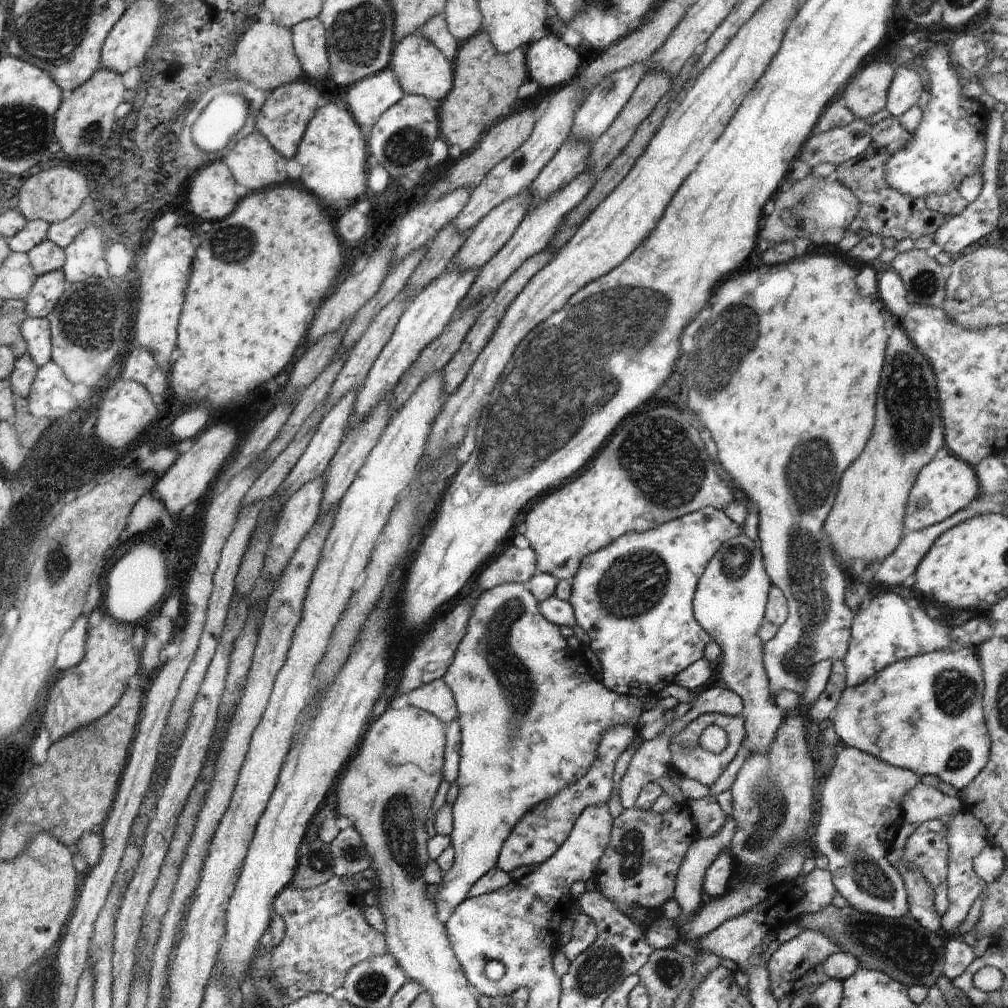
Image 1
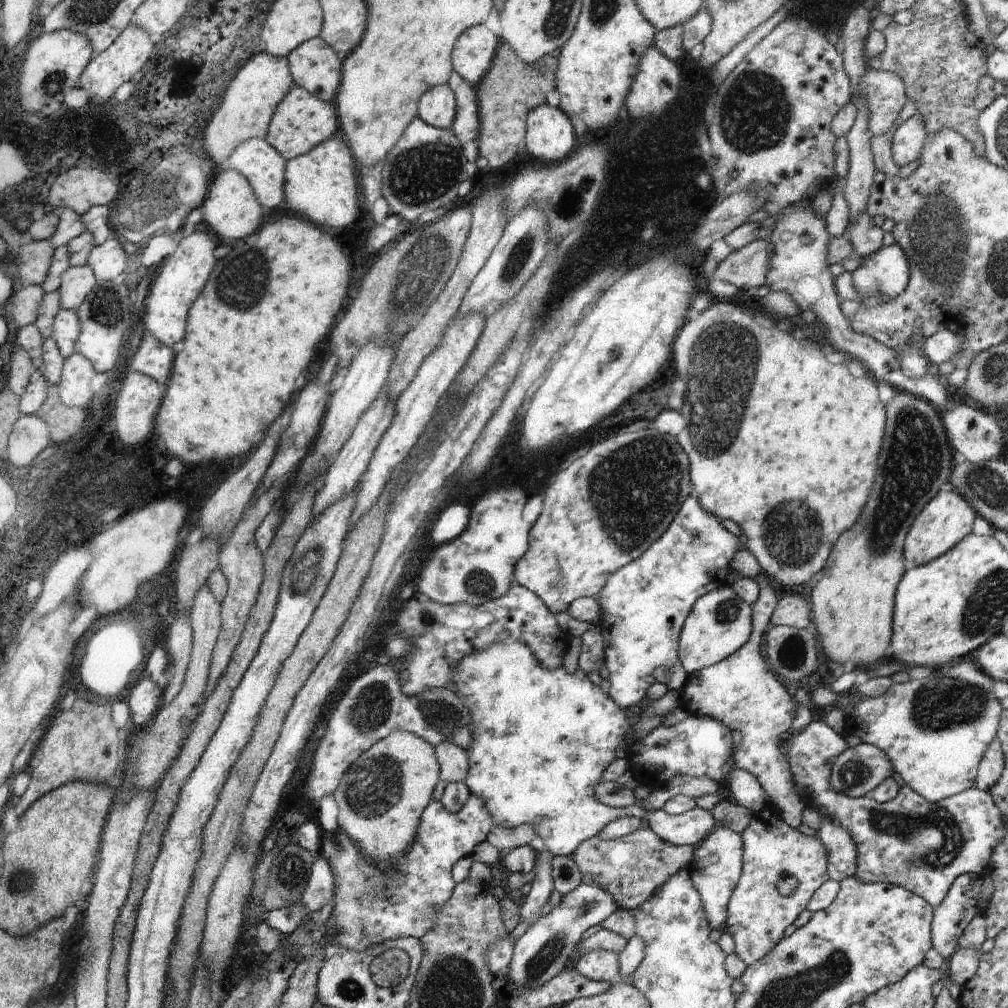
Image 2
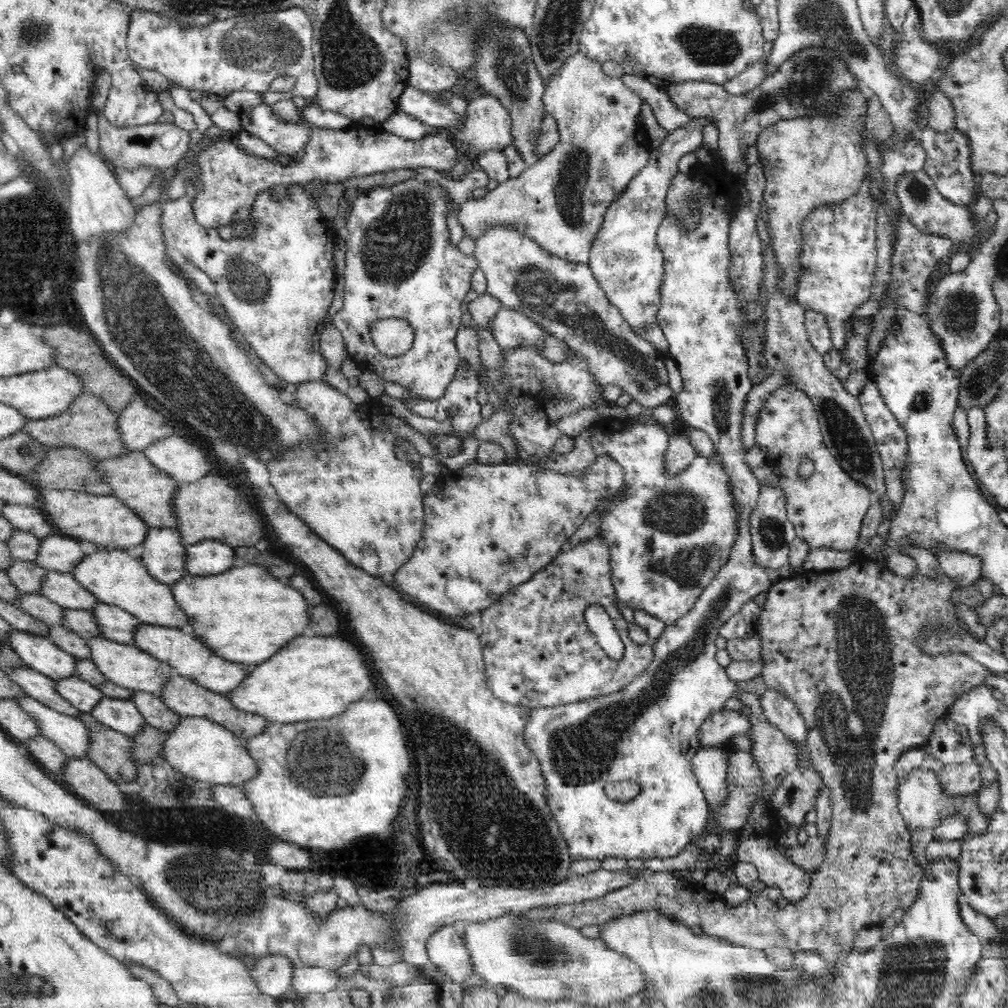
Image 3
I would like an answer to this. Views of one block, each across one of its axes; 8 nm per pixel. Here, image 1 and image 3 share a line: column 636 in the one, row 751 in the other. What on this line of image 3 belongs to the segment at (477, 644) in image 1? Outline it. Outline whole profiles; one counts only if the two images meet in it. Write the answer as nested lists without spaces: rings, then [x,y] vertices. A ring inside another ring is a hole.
[[[723,745],[698,749],[691,758],[692,770],[704,791],[708,805],[715,810],[727,797],[726,775],[730,753],[723,749]]]

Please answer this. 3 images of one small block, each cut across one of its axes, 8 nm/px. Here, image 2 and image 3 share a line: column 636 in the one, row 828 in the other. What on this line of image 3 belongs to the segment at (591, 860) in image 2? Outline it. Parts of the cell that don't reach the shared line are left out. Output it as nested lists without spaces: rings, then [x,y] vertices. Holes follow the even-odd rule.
[[[863,556],[855,559],[855,562],[850,564],[848,568],[832,571],[808,571],[803,570],[796,576],[788,579],[776,581],[776,584],[770,588],[766,596],[766,604],[762,607],[760,620],[758,620],[758,632],[761,636],[762,649],[761,656],[763,662],[763,669],[761,676],[765,680],[767,690],[777,690],[783,692],[800,711],[802,719],[806,722],[807,745],[808,752],[811,758],[811,764],[823,777],[823,782],[830,789],[830,801],[832,801],[832,818],[829,828],[829,835],[825,845],[825,860],[811,875],[811,884],[808,888],[808,894],[796,902],[796,904],[787,904],[784,908],[776,908],[775,902],[768,897],[766,890],[760,892],[758,896],[749,896],[744,902],[738,906],[728,908],[724,899],[719,894],[708,892],[702,884],[694,884],[692,882],[685,882],[679,879],[674,871],[651,871],[646,868],[635,872],[635,879],[632,884],[624,888],[616,889],[608,892],[607,895],[601,896],[594,900],[584,900],[584,902],[572,902],[572,904],[558,904],[558,906],[542,906],[542,908],[532,908],[524,916],[521,916],[521,921],[527,920],[559,920],[568,926],[574,928],[582,928],[583,926],[592,926],[592,924],[606,924],[612,919],[623,915],[624,913],[637,913],[640,911],[658,911],[664,916],[674,919],[674,921],[682,921],[684,925],[690,928],[702,928],[703,933],[708,936],[718,937],[720,940],[726,940],[731,945],[744,945],[755,949],[772,948],[772,946],[783,946],[789,948],[792,952],[813,952],[819,953],[824,960],[829,960],[831,964],[836,965],[836,962],[849,954],[854,948],[856,935],[867,927],[878,926],[884,922],[896,908],[902,908],[906,913],[908,908],[916,902],[918,892],[920,892],[920,882],[924,876],[924,867],[920,865],[911,849],[911,830],[908,830],[907,824],[904,822],[903,816],[898,808],[898,774],[896,774],[896,767],[894,764],[898,762],[898,758],[906,751],[914,748],[922,748],[928,739],[932,736],[934,726],[944,717],[947,717],[949,708],[954,704],[964,692],[968,692],[971,688],[984,685],[986,674],[988,670],[984,665],[978,661],[968,657],[964,653],[945,653],[944,655],[928,655],[918,649],[918,638],[924,632],[933,632],[935,625],[950,626],[955,624],[963,624],[966,633],[975,636],[973,632],[968,630],[962,619],[955,609],[955,592],[960,587],[956,582],[952,581],[945,573],[939,580],[932,580],[921,576],[918,571],[910,577],[900,577],[887,567],[884,562],[878,560],[869,560]]]

